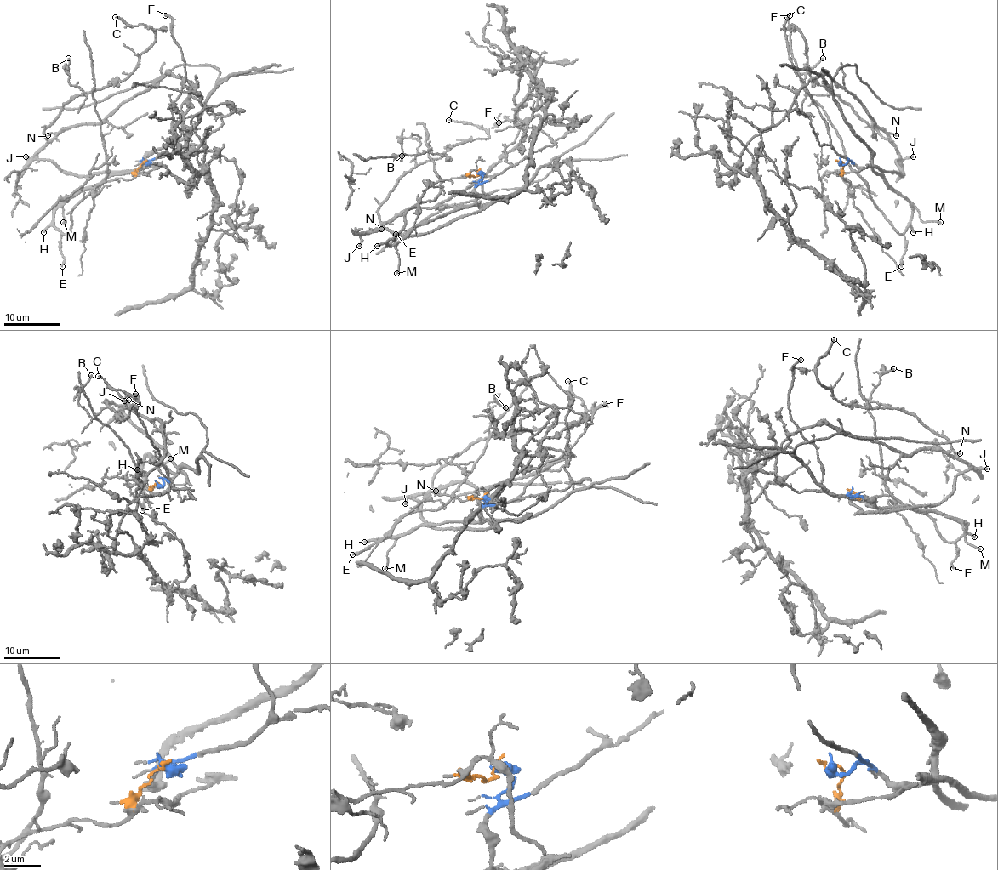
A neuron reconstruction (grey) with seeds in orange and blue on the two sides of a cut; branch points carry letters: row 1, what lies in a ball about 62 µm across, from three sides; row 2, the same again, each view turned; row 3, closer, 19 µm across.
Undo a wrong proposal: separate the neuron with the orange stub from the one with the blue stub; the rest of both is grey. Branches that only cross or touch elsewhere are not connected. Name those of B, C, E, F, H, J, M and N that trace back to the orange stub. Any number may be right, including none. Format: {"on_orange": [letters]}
{"on_orange": ["B", "C", "J", "N"]}

